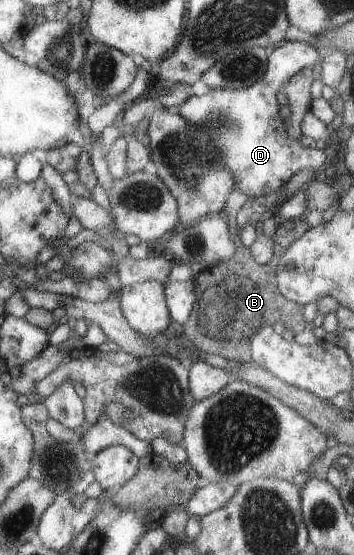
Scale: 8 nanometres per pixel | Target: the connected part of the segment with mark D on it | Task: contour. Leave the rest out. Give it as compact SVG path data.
M283 40L273 51L267 56L267 71L263 73L263 77L257 81L257 85L253 83L253 87L247 87L243 91L209 91L205 95L189 96L183 103L178 105L179 117L185 117L189 123L193 125L201 125L205 129L213 129L213 137L215 137L215 145L223 147L221 149L221 165L227 167L227 171L233 177L234 189L249 195L249 197L260 197L277 191L283 186L287 180L295 175L297 171L310 167L314 172L318 172L318 167L323 165L326 157L323 150L316 148L303 147L298 140L287 137L283 127L283 121L278 114L280 107L280 91L285 82L307 65L314 65L321 59L321 55L317 53L315 47L311 47L306 41L292 42Z

